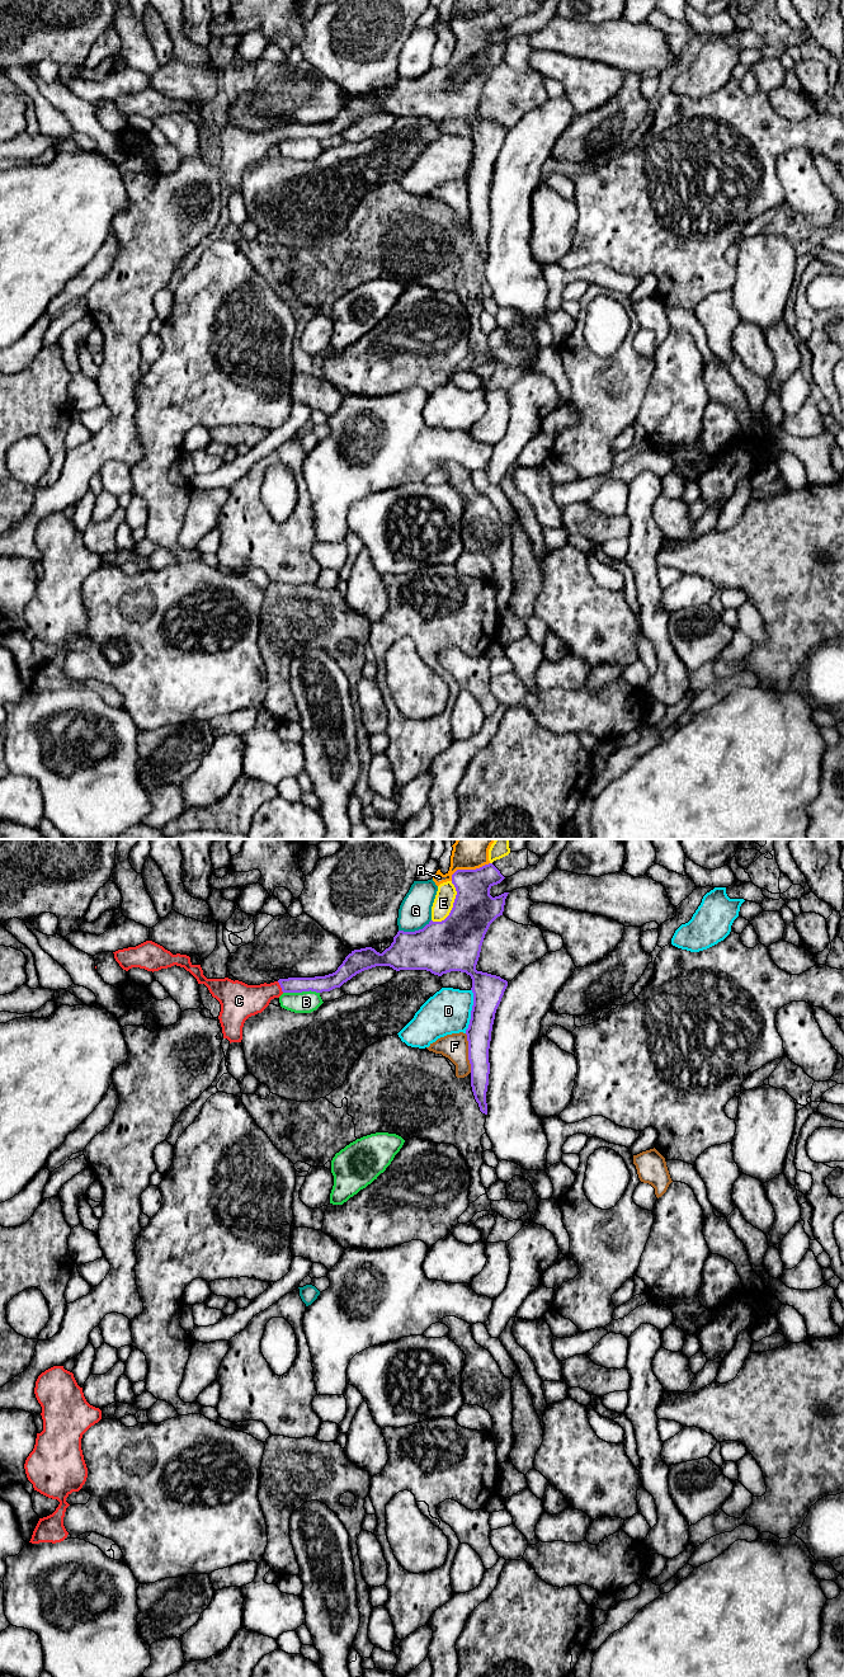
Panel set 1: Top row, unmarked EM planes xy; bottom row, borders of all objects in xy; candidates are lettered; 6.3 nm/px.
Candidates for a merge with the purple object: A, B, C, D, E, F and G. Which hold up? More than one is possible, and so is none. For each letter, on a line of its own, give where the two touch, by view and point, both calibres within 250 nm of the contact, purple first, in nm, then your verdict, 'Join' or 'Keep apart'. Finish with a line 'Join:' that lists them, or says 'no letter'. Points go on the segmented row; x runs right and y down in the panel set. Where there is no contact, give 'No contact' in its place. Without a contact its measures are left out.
A: Touches purple at xy (467, 870). Thickness 260 nm (purple) against 220 nm. Keep apart
B: Touches purple at xy (301, 992). Thickness 110 nm (purple) against 140 nm. Keep apart
C: Touches purple at xy (281, 987). Thickness 110 nm (purple) against 220 nm. Join
D: Touches purple at xy (471, 1011). Thickness 200 nm (purple) against 280 nm. Keep apart
E: Touches purple at xy (453, 905). Thickness 340 nm (purple) against 130 nm. Keep apart
F: Touches purple at xy (468, 1053). Thickness 160 nm (purple) against 170 nm. Keep apart
G: Touches purple at xy (415, 931). Thickness 340 nm (purple) against 200 nm. Keep apart
Join: C

